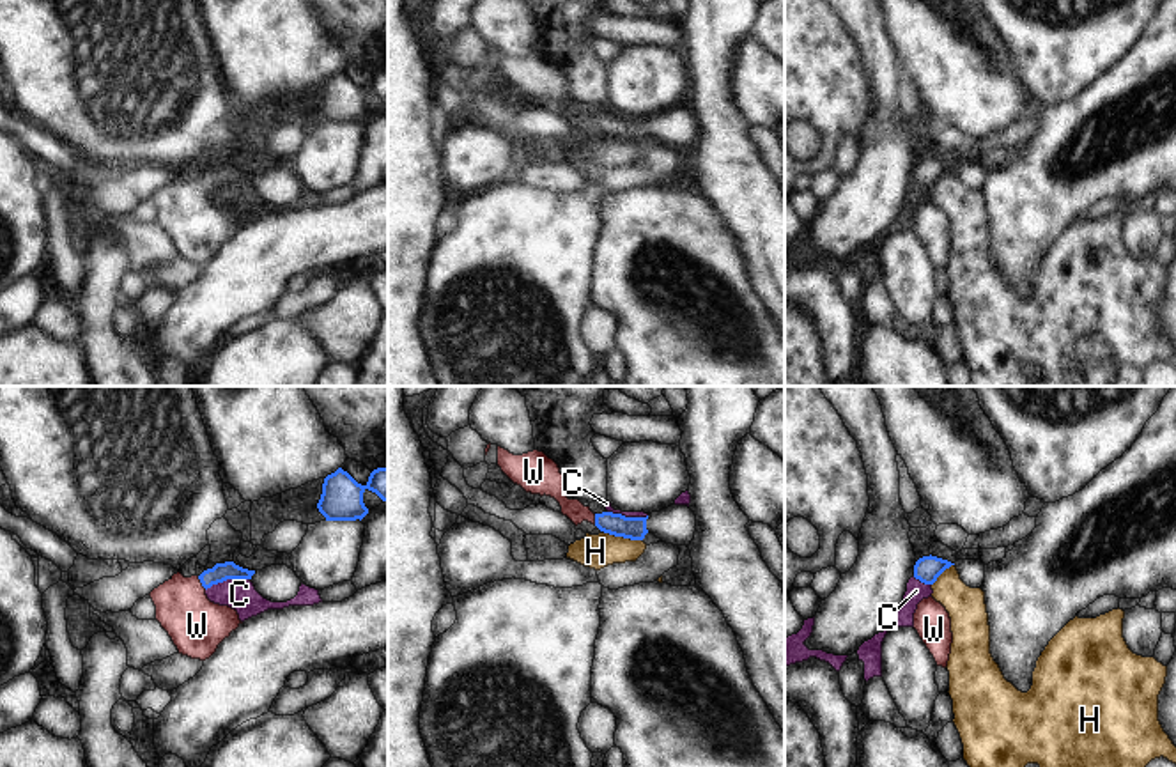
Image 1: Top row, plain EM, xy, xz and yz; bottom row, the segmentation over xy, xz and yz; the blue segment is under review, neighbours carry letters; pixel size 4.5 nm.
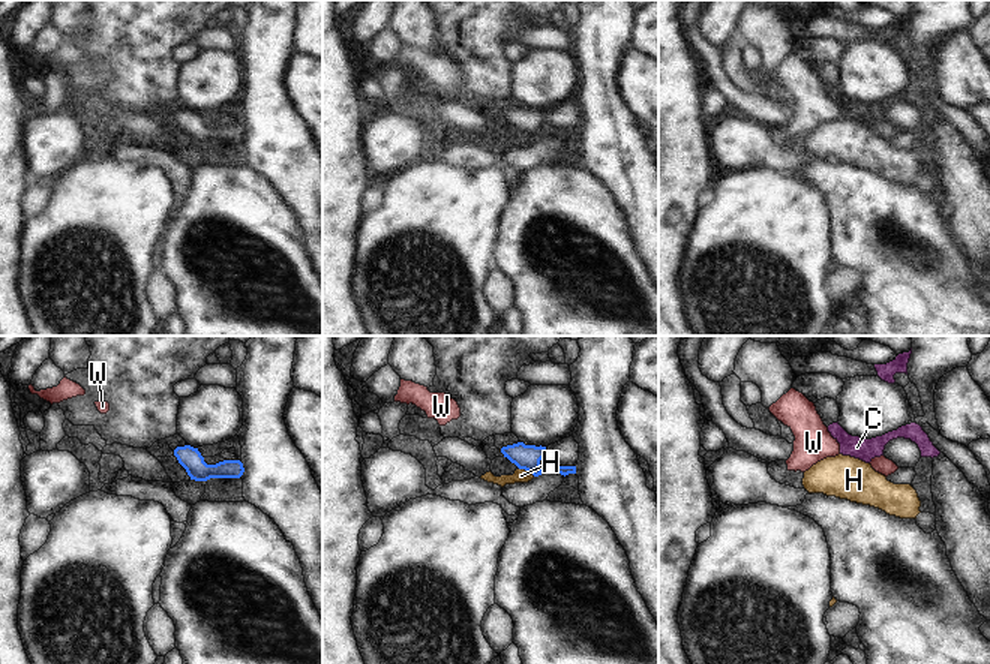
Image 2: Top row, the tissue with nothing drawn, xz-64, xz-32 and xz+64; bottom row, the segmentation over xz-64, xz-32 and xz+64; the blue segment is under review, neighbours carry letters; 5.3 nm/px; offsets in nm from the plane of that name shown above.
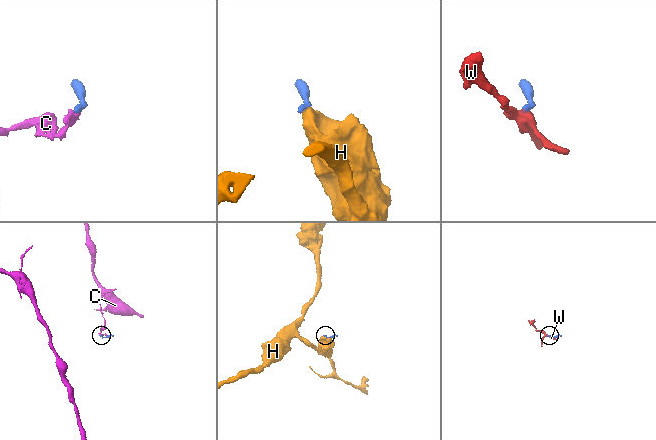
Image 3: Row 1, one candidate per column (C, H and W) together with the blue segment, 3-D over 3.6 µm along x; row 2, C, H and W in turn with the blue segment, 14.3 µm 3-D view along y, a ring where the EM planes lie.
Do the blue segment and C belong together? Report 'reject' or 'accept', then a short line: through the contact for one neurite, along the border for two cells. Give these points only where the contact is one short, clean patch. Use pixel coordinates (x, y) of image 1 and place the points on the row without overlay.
reject | xy (248, 181), (227, 181), (206, 193)

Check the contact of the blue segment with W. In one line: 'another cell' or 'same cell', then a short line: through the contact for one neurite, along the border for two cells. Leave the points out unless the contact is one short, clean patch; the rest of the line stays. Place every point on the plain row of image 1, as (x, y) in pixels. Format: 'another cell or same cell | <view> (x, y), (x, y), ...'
same cell

